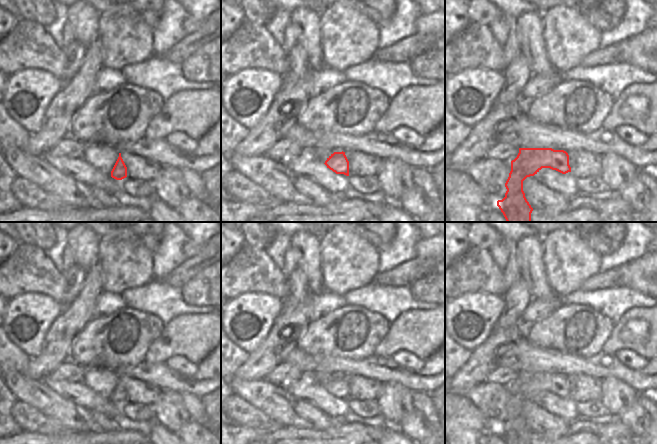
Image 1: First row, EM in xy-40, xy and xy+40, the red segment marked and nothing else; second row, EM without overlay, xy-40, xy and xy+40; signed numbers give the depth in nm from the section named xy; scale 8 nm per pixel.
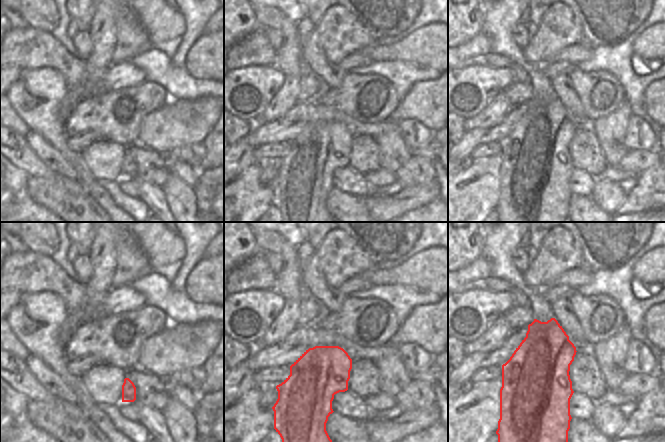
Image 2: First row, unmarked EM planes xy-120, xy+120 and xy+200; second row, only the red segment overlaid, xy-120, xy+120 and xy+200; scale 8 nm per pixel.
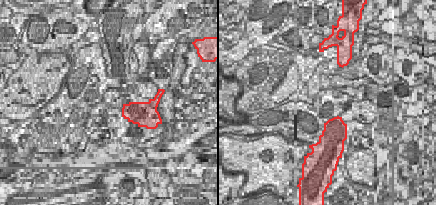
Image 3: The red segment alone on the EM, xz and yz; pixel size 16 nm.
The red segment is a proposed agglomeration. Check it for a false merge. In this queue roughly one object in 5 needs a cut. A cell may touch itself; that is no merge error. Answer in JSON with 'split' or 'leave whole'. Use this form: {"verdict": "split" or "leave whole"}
{"verdict": "leave whole"}

